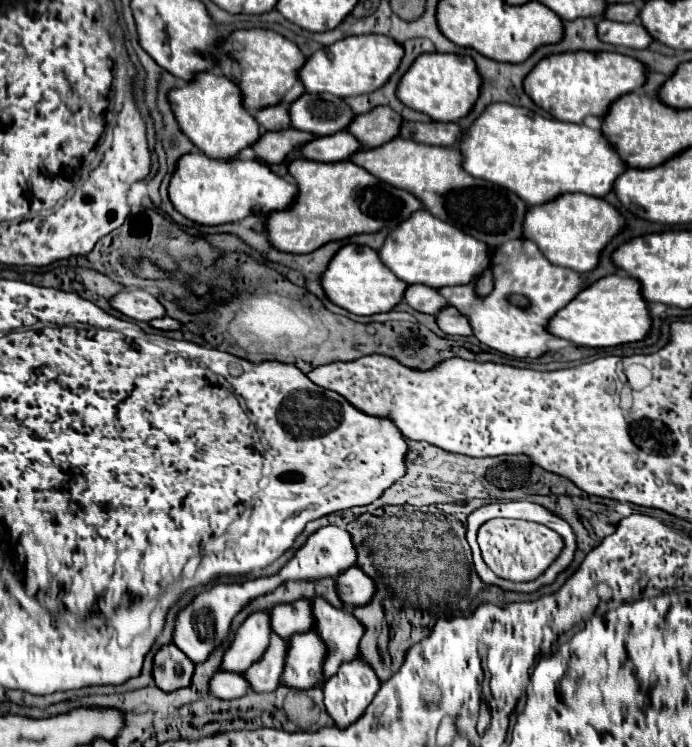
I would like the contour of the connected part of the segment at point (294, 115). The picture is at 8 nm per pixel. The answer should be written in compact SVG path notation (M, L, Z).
M303 94L289 106L289 114L293 128L315 136L337 134L357 118L343 98L331 94Z

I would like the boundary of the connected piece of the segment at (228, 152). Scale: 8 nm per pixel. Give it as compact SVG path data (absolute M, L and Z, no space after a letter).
M203 72L193 82L175 88L169 94L175 118L189 140L209 158L235 160L241 150L253 146L261 138L261 126L243 106L241 88L219 72Z

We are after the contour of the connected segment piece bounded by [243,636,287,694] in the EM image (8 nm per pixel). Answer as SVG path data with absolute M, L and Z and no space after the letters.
M271 636L265 654L249 670L243 672L243 678L249 682L253 692L273 692L279 686L285 660L285 646L285 640L277 640L277 636Z

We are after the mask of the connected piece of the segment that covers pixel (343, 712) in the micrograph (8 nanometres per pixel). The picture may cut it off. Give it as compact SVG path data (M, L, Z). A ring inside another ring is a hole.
M355 658L349 664L343 664L339 672L325 682L325 710L333 718L335 726L345 730L349 724L359 720L373 696L379 690L379 680L363 660Z

